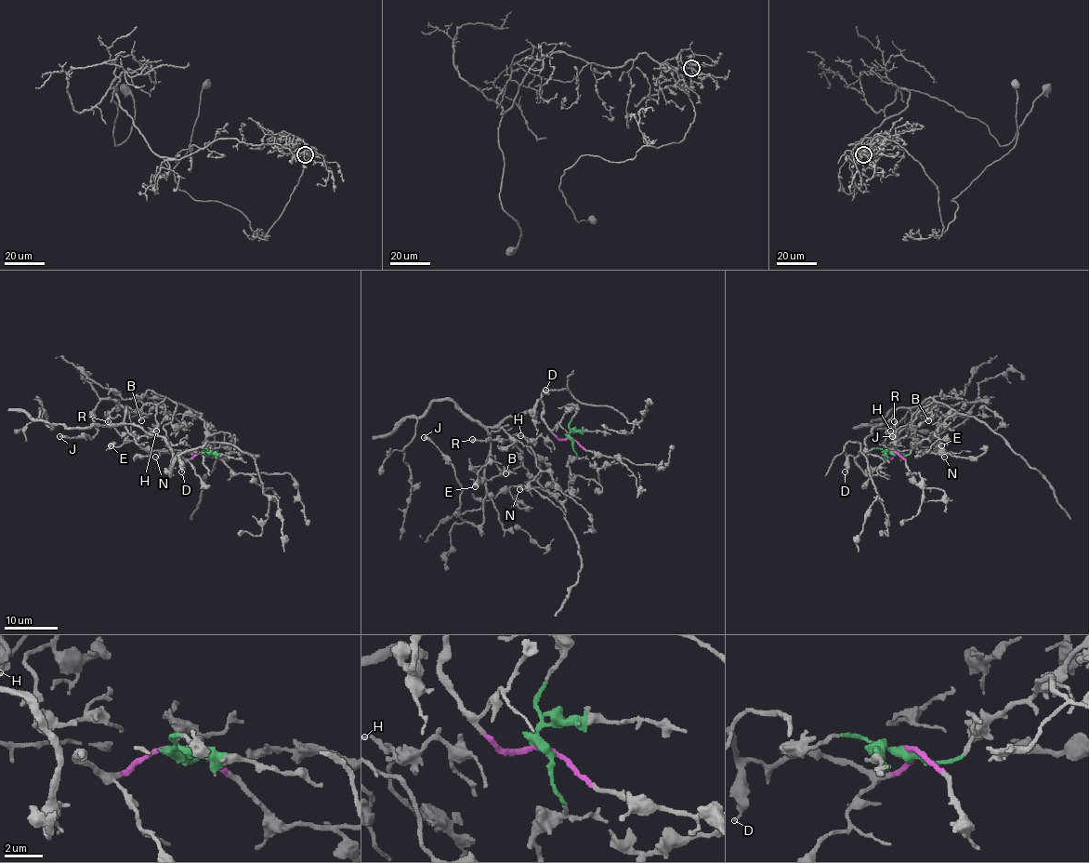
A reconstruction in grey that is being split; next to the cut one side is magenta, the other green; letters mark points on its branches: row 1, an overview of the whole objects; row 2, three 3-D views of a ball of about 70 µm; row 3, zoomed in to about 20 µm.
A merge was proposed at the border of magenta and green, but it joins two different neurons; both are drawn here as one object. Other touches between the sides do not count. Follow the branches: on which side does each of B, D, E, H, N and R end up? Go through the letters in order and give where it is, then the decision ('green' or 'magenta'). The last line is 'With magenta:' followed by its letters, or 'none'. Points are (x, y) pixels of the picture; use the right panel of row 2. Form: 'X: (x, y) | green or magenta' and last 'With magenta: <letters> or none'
B: (928, 420) | green
D: (845, 471) | magenta
E: (941, 445) | magenta
H: (890, 431) | green
N: (944, 457) | magenta
R: (894, 421) | green
With magenta: D, E, N

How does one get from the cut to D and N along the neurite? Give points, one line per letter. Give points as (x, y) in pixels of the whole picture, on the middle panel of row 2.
D: (570, 439), (560, 439), (542, 417), (541, 400), (546, 390)
N: (570, 439), (549, 429), (540, 400), (534, 415), (488, 429), (532, 451), (540, 472), (519, 488)

